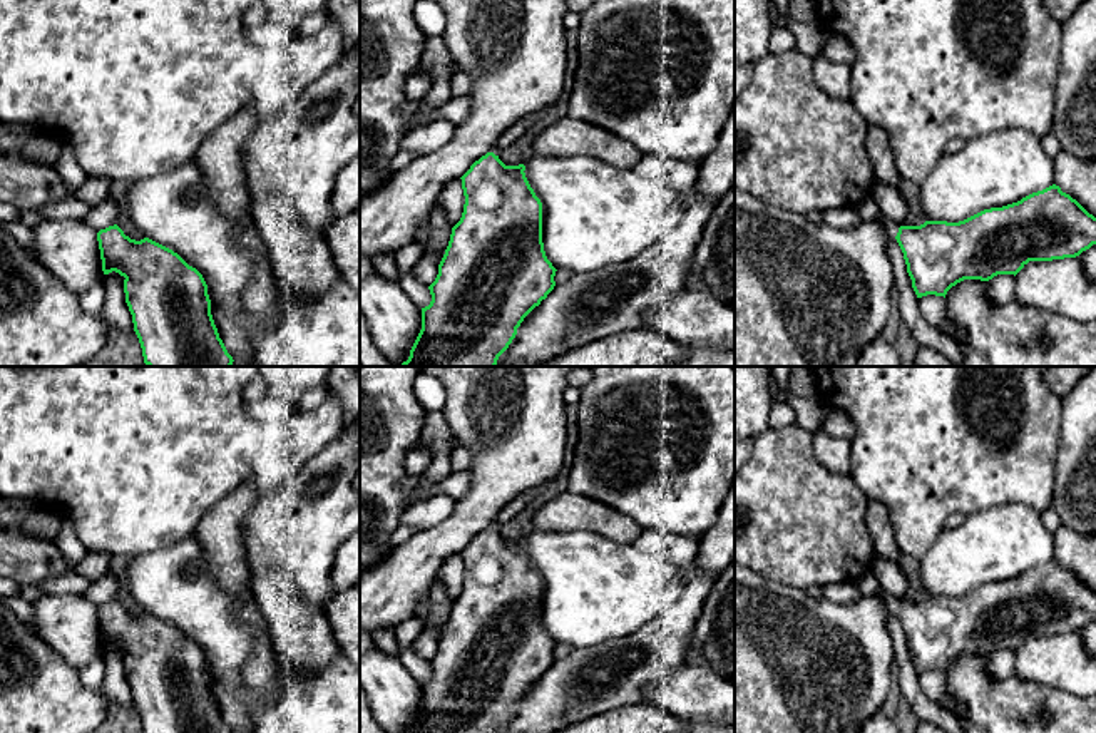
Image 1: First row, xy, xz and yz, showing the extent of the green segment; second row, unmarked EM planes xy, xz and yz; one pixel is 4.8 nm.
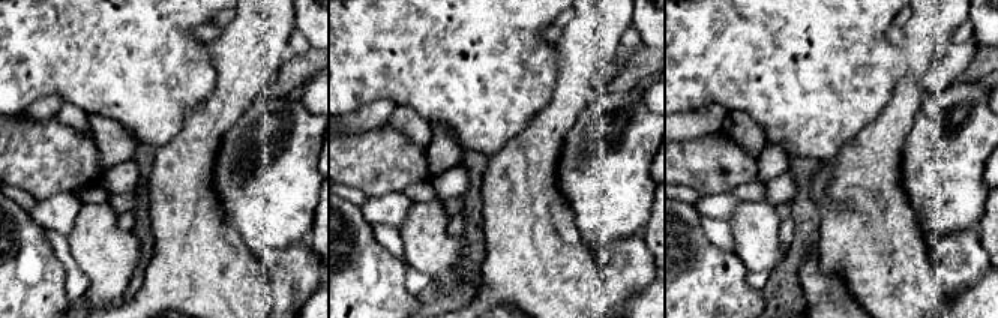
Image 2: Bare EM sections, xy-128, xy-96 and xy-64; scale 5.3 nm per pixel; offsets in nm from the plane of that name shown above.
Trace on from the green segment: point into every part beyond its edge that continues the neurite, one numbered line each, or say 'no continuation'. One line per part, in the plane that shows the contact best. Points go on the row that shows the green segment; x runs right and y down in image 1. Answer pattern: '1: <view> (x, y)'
1: yz (891, 228)

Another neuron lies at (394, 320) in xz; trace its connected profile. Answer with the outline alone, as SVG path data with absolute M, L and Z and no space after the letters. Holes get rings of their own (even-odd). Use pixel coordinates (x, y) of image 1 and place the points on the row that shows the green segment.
M373 269L360 281L360 311L368 321L375 348L393 366L407 361L422 330L422 308L400 284Z

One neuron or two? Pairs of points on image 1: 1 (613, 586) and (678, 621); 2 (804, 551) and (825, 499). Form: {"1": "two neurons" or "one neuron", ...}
{"1": "two neurons", "2": "one neuron"}

